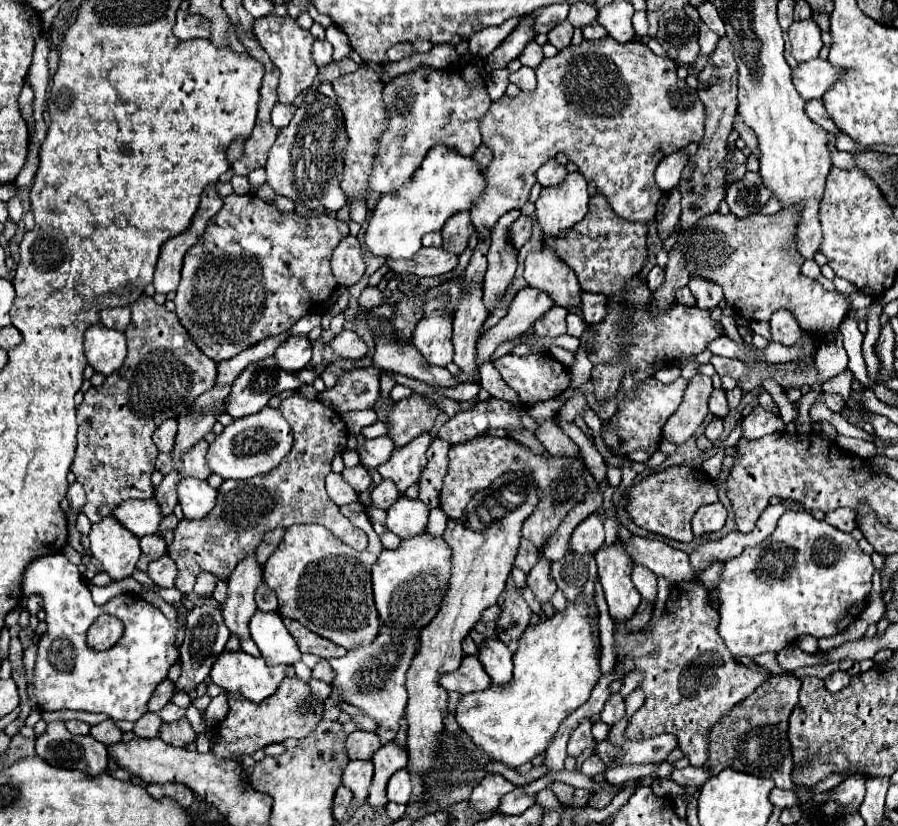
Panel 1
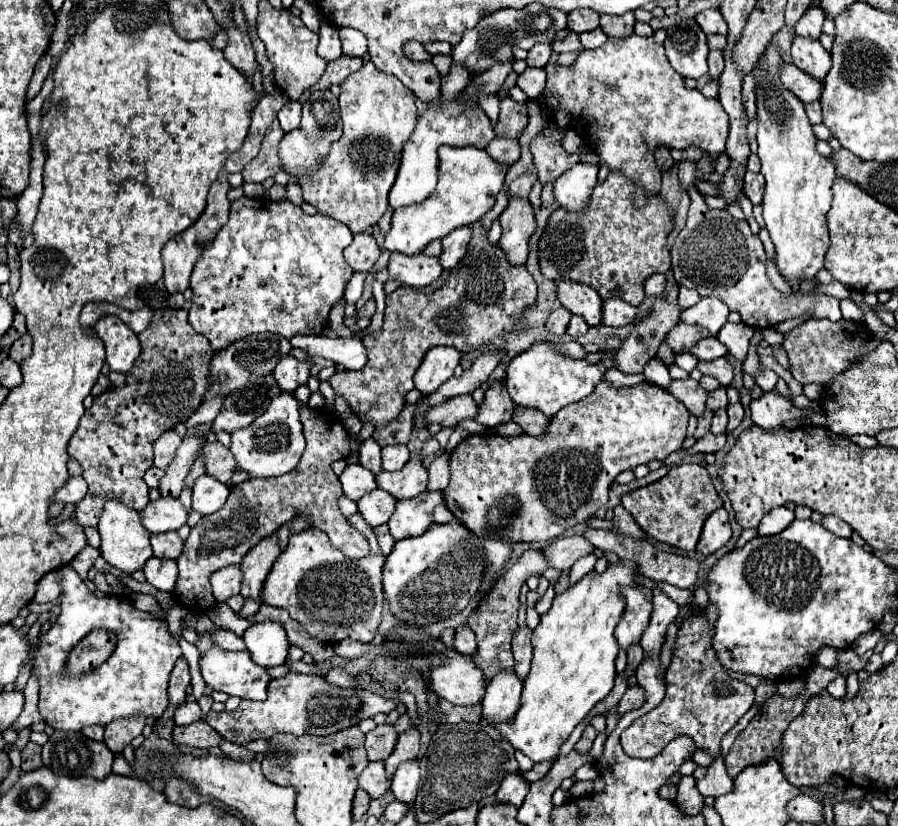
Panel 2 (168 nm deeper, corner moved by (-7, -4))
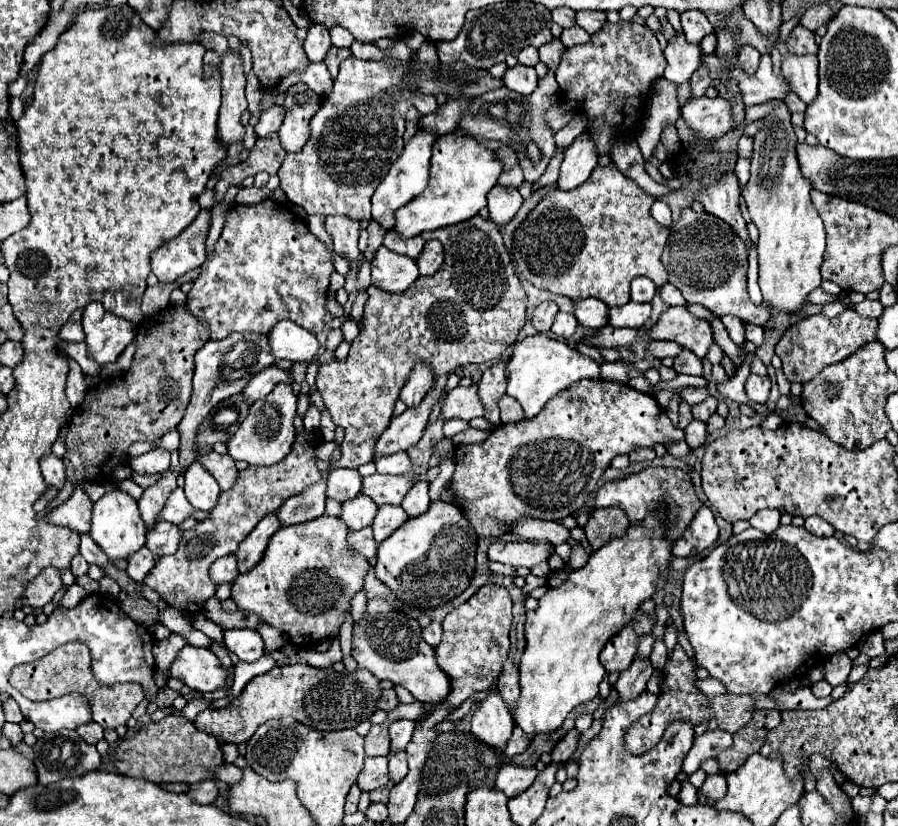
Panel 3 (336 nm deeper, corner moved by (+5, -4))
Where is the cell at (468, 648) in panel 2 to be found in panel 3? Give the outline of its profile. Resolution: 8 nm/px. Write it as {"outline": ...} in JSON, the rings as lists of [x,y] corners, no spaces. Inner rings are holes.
{"outline":[[[432,620],[432,622],[422,630],[422,636],[426,638],[426,642],[428,642],[430,646],[436,646],[436,642],[440,642],[440,638],[442,638],[442,626],[440,626],[440,622]]]}

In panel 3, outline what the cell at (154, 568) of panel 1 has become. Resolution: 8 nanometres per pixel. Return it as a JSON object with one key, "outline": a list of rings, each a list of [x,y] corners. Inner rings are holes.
{"outline":[[[142,546],[138,552],[130,554],[126,572],[128,572],[128,576],[130,576],[132,580],[142,582],[142,580],[146,578],[146,574],[152,570],[152,566],[154,566],[154,564],[156,564],[154,554],[152,554],[152,552],[150,552],[146,546]]]}

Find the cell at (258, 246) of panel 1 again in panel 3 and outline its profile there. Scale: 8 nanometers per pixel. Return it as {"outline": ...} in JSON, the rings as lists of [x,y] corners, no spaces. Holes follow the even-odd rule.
{"outline":[[[270,198],[254,206],[234,204],[226,214],[226,224],[214,254],[204,262],[200,278],[192,282],[186,306],[200,320],[208,322],[212,340],[224,340],[232,332],[268,334],[268,330],[284,318],[296,322],[312,334],[318,334],[324,328],[324,302],[332,272],[334,266],[326,246],[308,230],[306,222],[294,216],[284,204]]]}

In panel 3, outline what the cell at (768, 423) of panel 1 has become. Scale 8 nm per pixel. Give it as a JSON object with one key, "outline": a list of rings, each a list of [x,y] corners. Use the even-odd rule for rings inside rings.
{"outline":[[[750,374],[746,380],[746,394],[750,400],[764,404],[768,400],[770,394],[770,378],[768,376],[758,376],[758,374]]]}

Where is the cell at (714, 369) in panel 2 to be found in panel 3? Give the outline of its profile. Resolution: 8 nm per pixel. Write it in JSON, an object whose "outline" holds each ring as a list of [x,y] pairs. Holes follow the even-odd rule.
{"outline":[[[680,350],[678,356],[674,356],[674,366],[678,374],[690,374],[690,376],[702,376],[702,360],[690,352],[690,350]]]}

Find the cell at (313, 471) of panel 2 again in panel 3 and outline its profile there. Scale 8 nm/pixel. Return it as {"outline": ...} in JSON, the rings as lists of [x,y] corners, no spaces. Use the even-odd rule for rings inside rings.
{"outline":[[[300,432],[296,436],[292,452],[272,466],[248,466],[238,474],[234,490],[226,490],[220,494],[218,504],[212,508],[210,518],[198,522],[192,530],[186,530],[180,546],[174,554],[158,558],[152,572],[144,578],[144,584],[156,590],[170,606],[180,612],[194,616],[204,610],[204,602],[214,596],[216,584],[210,580],[208,570],[214,560],[220,556],[234,554],[240,542],[252,532],[252,528],[270,512],[276,512],[290,496],[300,494],[306,486],[316,484],[320,480],[320,470],[316,468],[314,448],[320,444],[316,432],[306,434]]]}

